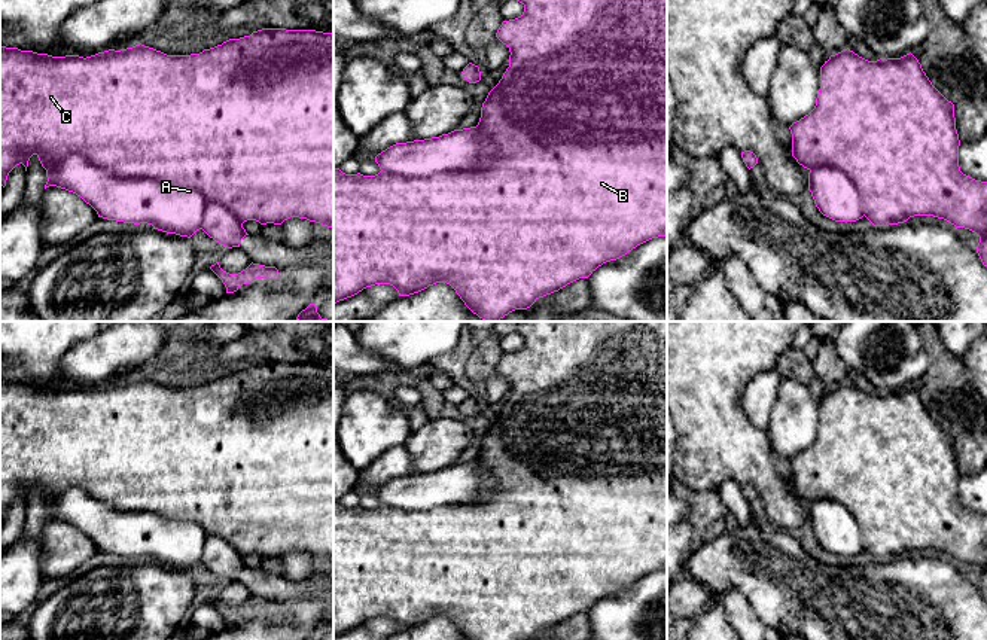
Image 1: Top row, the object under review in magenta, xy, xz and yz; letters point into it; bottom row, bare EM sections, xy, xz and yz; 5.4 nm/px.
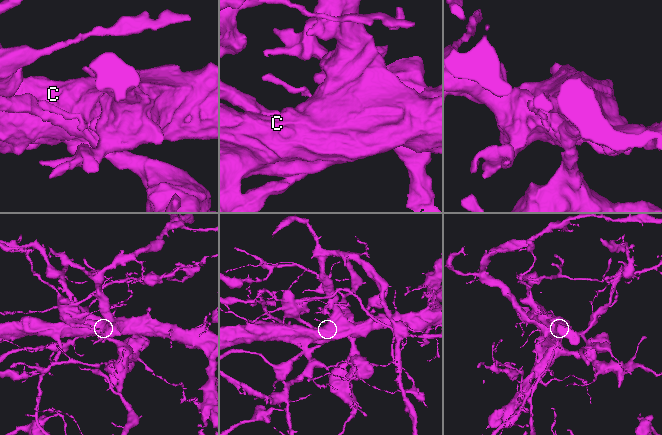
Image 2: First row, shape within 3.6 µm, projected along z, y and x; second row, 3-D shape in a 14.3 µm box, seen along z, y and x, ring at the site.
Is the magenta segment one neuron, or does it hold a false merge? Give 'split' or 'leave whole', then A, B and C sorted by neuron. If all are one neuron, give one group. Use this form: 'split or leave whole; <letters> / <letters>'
split; A / B C

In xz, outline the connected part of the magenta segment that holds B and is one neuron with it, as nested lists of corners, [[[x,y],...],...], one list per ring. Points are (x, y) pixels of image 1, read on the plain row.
[[[518,321],[517,335],[524,338],[523,348],[503,354],[496,366],[496,371],[509,381],[509,400],[482,436],[476,458],[482,467],[490,470],[496,484],[484,503],[448,505],[424,512],[408,512],[383,505],[375,509],[345,508],[339,502],[333,502],[333,637],[375,618],[390,618],[399,630],[409,630],[436,616],[447,616],[466,640],[531,640],[539,631],[558,625],[579,612],[588,612],[598,600],[625,589],[637,579],[652,572],[667,570],[667,321]]]

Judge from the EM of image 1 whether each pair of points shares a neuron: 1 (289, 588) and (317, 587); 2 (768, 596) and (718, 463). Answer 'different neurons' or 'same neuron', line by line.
1: same neuron
2: different neurons

